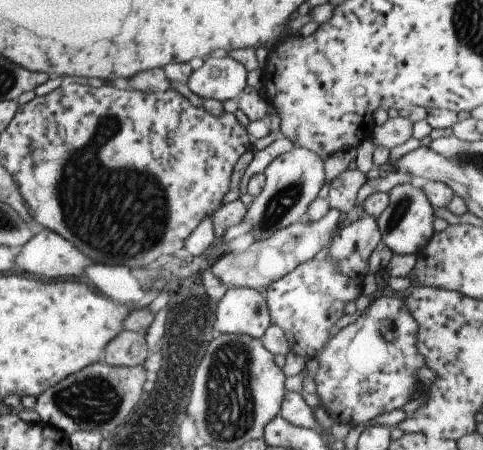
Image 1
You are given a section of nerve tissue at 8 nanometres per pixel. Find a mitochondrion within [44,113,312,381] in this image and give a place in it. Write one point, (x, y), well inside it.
(87, 195)

